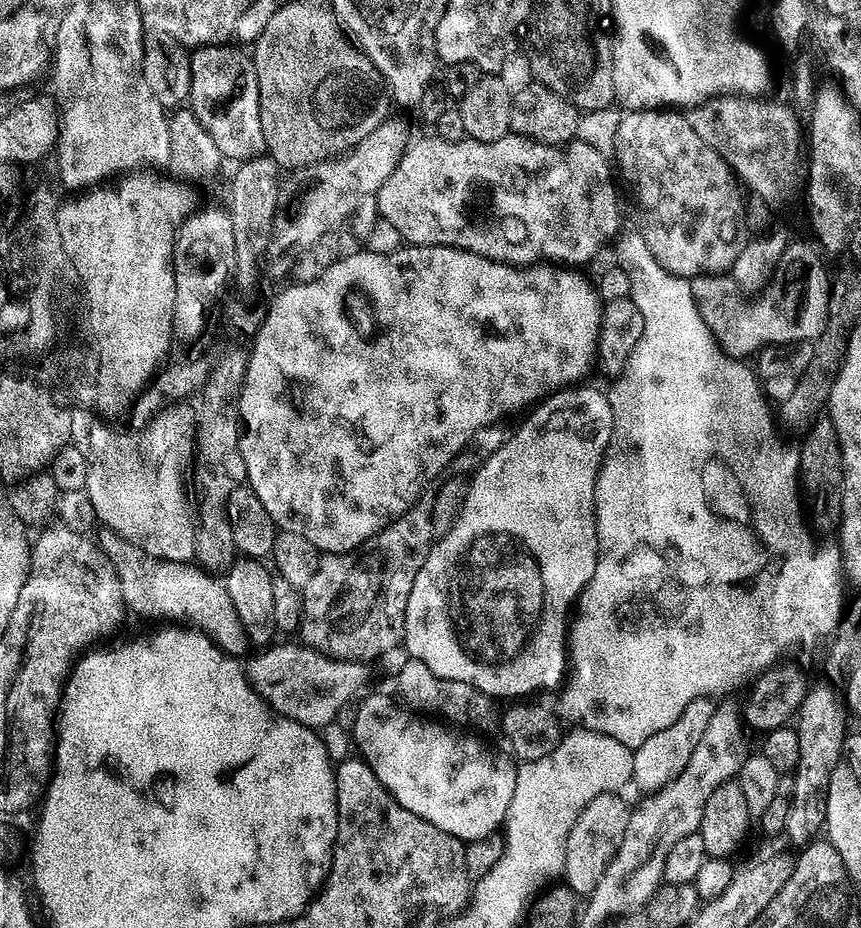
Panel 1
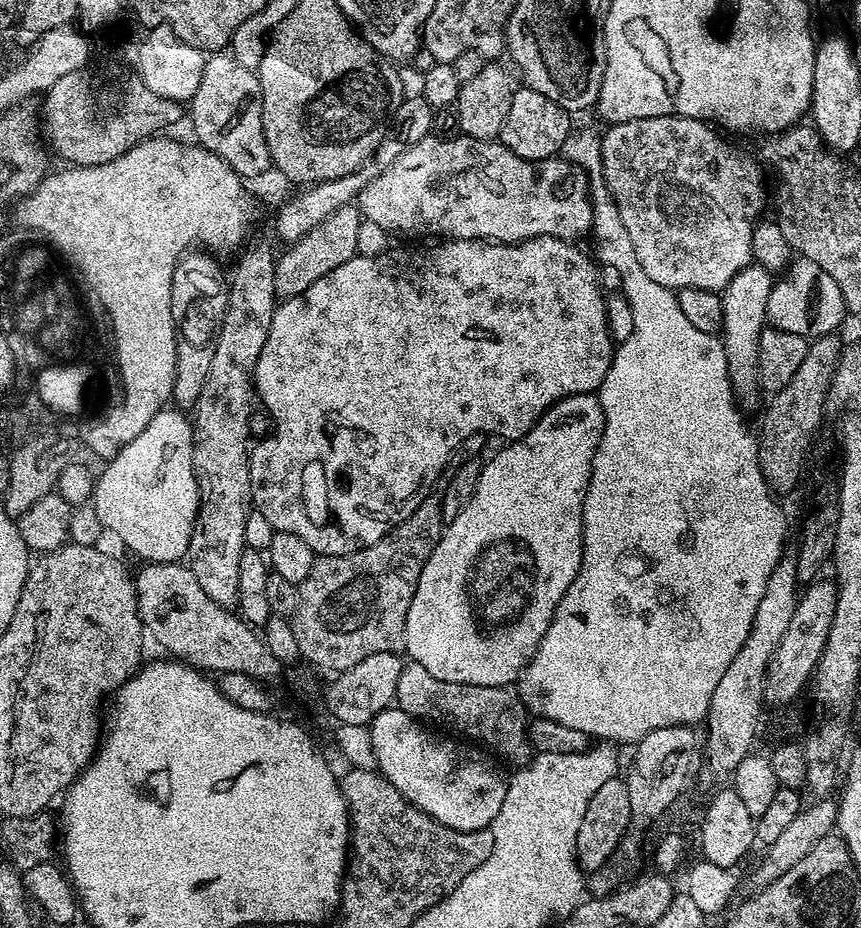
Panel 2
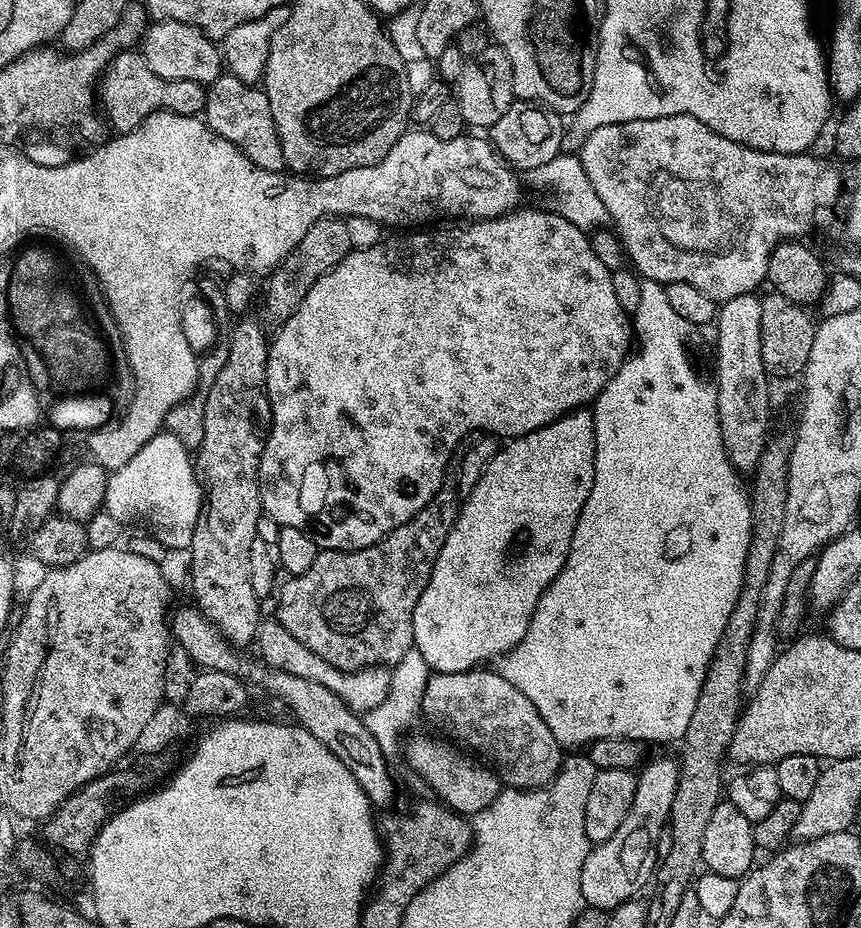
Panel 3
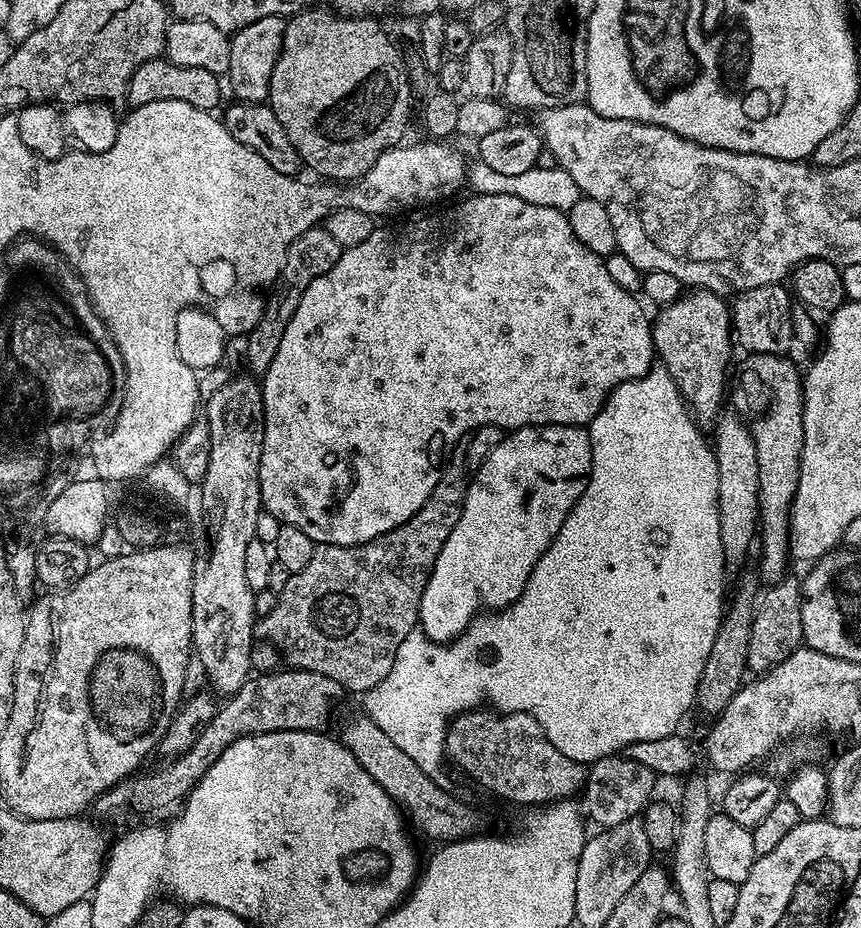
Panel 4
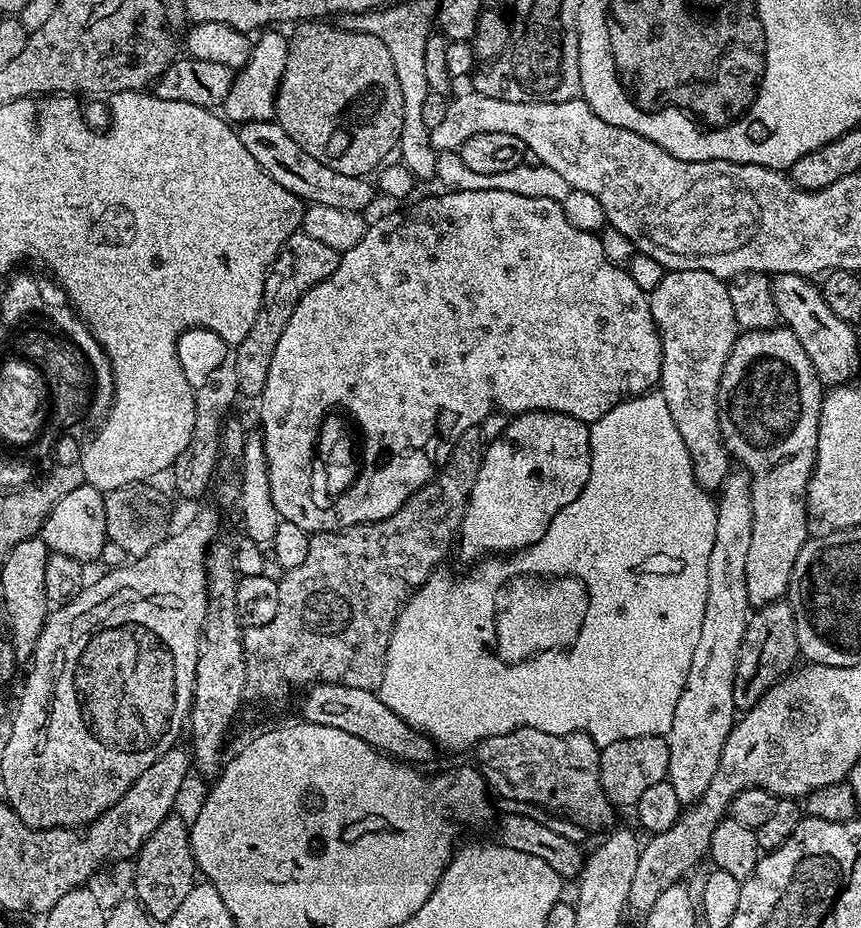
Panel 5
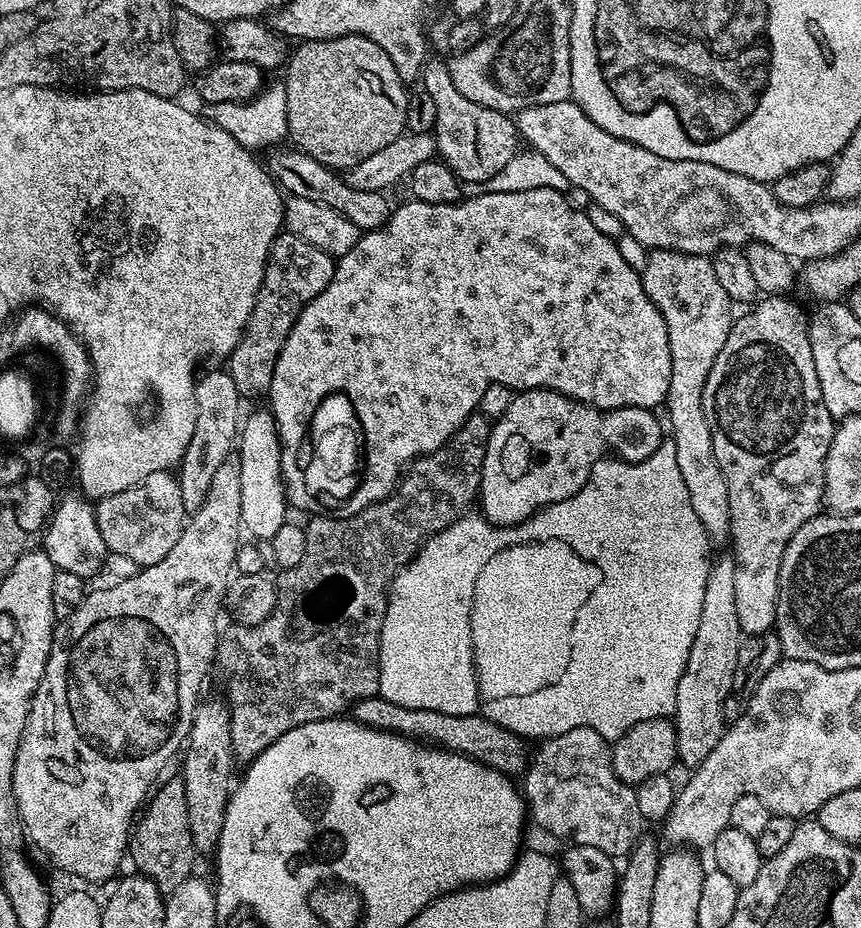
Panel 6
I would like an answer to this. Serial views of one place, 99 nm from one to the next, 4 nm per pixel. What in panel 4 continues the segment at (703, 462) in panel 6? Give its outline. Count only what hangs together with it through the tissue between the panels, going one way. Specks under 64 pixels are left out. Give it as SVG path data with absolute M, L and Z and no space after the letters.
M688 290L672 304L663 305L661 312L652 326L655 355L674 378L696 423L715 425L722 415L724 387L730 384L728 363L732 360L734 329L729 301L716 292Z

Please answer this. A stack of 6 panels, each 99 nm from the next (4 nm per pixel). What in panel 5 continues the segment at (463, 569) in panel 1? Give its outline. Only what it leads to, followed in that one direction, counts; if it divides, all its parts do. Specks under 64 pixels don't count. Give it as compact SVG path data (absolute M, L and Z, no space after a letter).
M521 412L513 415L508 420L508 425L503 434L485 447L482 466L478 470L478 478L474 482L474 490L470 490L468 509L464 515L464 521L460 527L460 535L458 537L458 552L460 548L461 554L466 559L472 560L468 562L479 561L489 554L519 552L522 548L529 548L531 544L538 542L542 538L542 534L546 534L546 530L550 526L554 514L558 514L558 510L562 510L562 506L570 506L570 502L574 502L574 498L578 498L578 494L582 494L582 490L586 486L586 478L590 478L590 466L588 463L592 461L592 447L588 441L588 430L589 425L585 424L583 420L570 418L561 412Z

